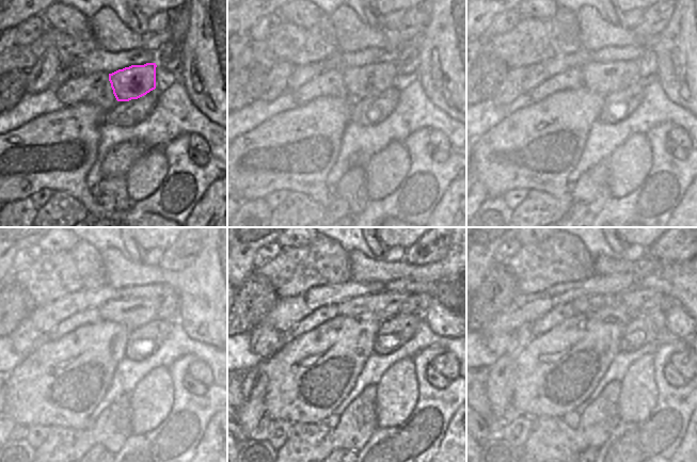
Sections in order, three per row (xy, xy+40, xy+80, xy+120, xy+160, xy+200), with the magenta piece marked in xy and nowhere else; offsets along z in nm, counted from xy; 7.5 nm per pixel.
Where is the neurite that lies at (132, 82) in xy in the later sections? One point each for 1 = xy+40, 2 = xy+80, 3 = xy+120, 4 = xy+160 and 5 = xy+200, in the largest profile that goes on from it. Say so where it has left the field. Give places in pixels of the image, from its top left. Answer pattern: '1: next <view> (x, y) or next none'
1: next xy+40 (367, 81)
2: next xy+80 (602, 78)
3: next xy+120 (133, 313)
4: next xy+160 (385, 304)
5: next xy+200 (631, 300)

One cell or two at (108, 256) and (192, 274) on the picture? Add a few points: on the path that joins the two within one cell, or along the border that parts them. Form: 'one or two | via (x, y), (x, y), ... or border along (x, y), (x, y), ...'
one | via (129, 274), (171, 276)

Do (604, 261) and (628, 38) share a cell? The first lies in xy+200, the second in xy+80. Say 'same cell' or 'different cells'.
same cell

